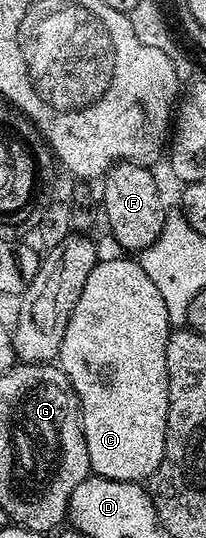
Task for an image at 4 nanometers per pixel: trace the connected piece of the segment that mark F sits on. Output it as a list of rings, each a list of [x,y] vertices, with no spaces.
[[[116,162],[103,178],[103,200],[105,201],[104,221],[108,233],[120,244],[122,251],[140,252],[146,250],[163,232],[167,209],[161,203],[161,190],[153,179],[149,166],[137,162]]]

